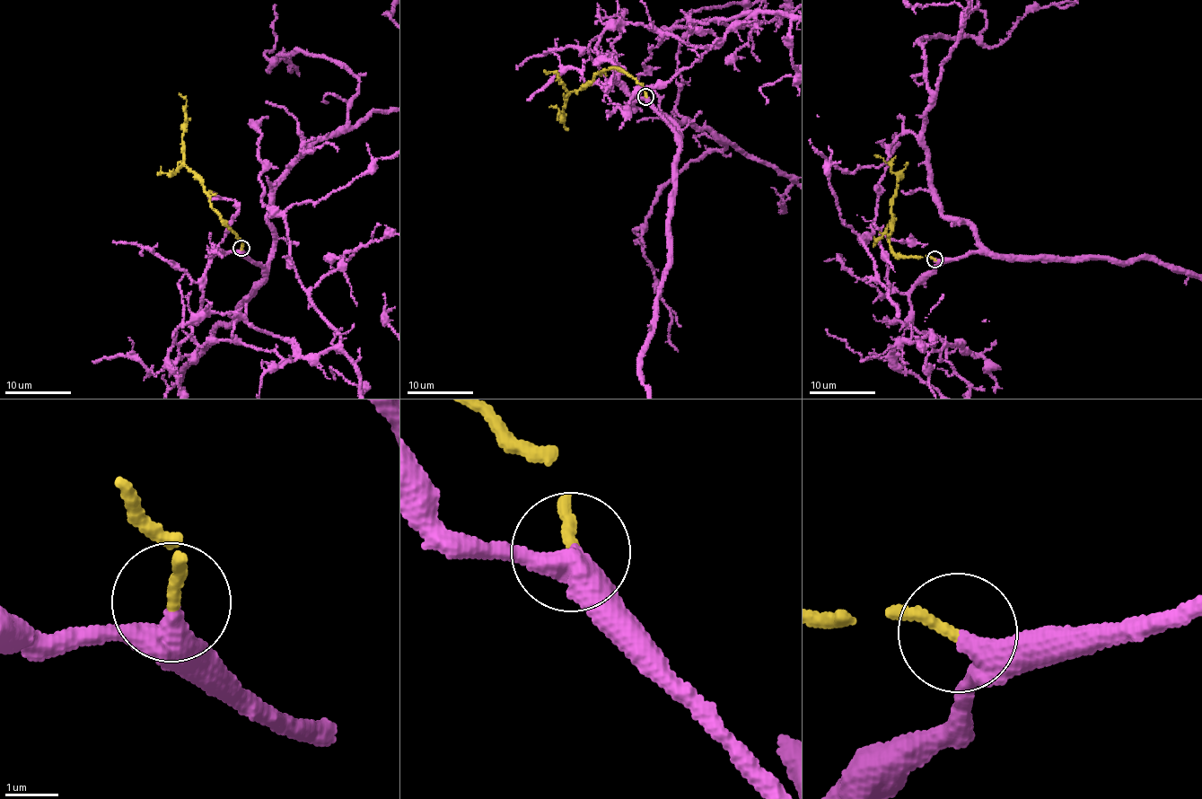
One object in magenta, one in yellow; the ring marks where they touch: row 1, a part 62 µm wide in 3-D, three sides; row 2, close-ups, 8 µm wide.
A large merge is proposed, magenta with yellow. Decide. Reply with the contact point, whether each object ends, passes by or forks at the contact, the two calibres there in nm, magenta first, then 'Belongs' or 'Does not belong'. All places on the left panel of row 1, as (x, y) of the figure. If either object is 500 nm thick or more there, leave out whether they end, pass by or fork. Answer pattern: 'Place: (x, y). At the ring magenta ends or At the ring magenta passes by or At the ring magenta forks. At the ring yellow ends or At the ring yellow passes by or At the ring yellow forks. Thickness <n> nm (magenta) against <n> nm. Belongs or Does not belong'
Place: (241, 248). At the ring magenta passes by. At the ring yellow ends. Thickness 320 nm (magenta) against 220 nm. Belongs

